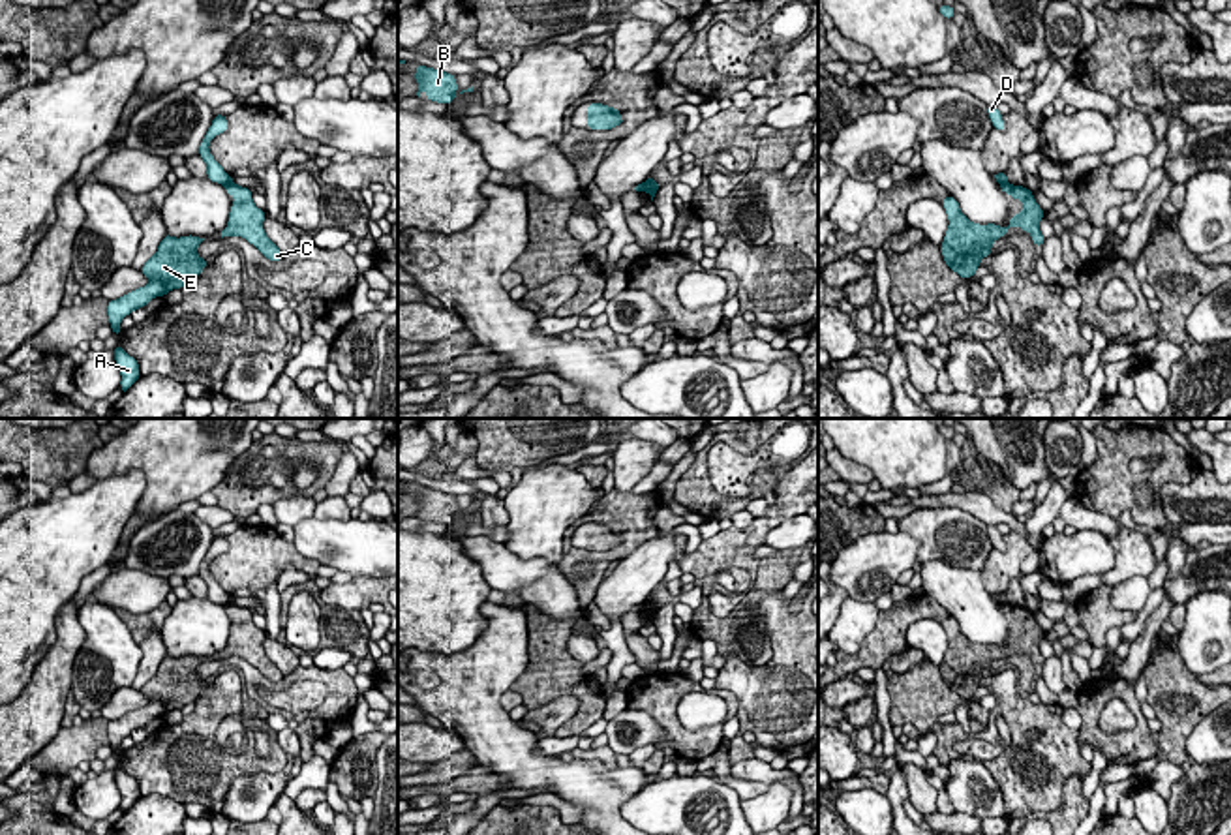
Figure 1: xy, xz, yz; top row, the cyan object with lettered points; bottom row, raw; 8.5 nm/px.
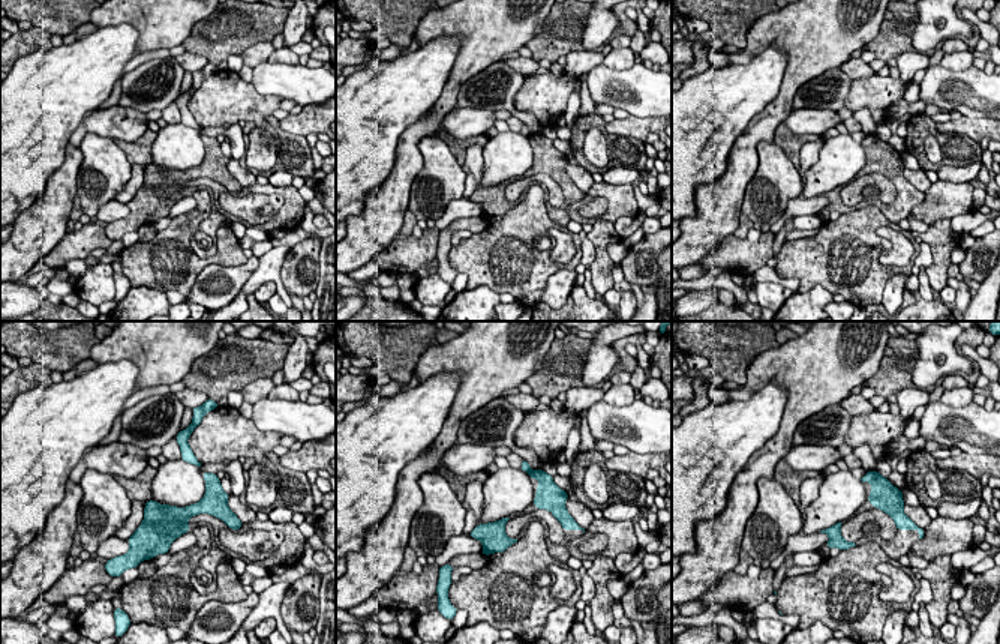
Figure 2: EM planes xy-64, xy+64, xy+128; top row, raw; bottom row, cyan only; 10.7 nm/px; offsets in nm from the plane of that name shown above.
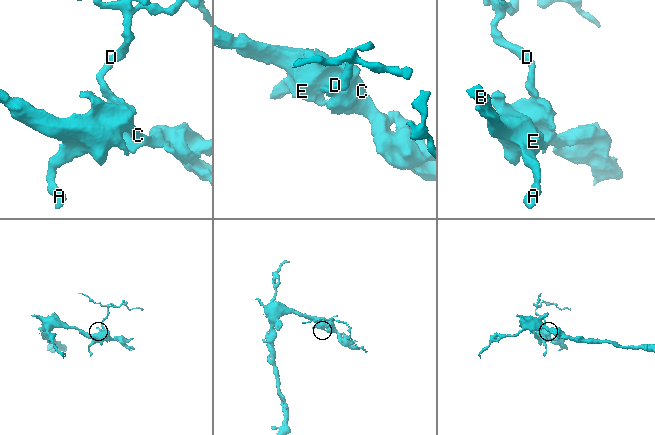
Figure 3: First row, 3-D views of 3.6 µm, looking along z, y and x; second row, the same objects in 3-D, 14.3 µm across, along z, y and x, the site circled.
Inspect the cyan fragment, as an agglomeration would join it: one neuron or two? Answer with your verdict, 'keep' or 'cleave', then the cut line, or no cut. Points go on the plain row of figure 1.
cleave | xy (231, 599), (224, 605)

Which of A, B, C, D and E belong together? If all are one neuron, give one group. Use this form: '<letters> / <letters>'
A B C E / D

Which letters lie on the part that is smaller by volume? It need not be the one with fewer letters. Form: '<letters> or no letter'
D

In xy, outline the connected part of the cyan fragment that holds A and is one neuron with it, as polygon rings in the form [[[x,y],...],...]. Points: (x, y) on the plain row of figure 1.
[[[116,766],[114,769],[114,782],[120,790],[122,801],[120,801],[120,809],[126,812],[139,797],[139,782],[129,777],[122,766]]]

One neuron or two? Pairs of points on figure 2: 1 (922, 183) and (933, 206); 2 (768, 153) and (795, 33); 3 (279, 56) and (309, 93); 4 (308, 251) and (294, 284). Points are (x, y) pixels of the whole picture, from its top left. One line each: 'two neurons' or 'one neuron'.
1: two neurons
2: two neurons
3: two neurons
4: one neuron

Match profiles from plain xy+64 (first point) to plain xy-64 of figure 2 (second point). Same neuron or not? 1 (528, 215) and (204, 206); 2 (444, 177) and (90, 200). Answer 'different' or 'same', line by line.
1: same
2: same

